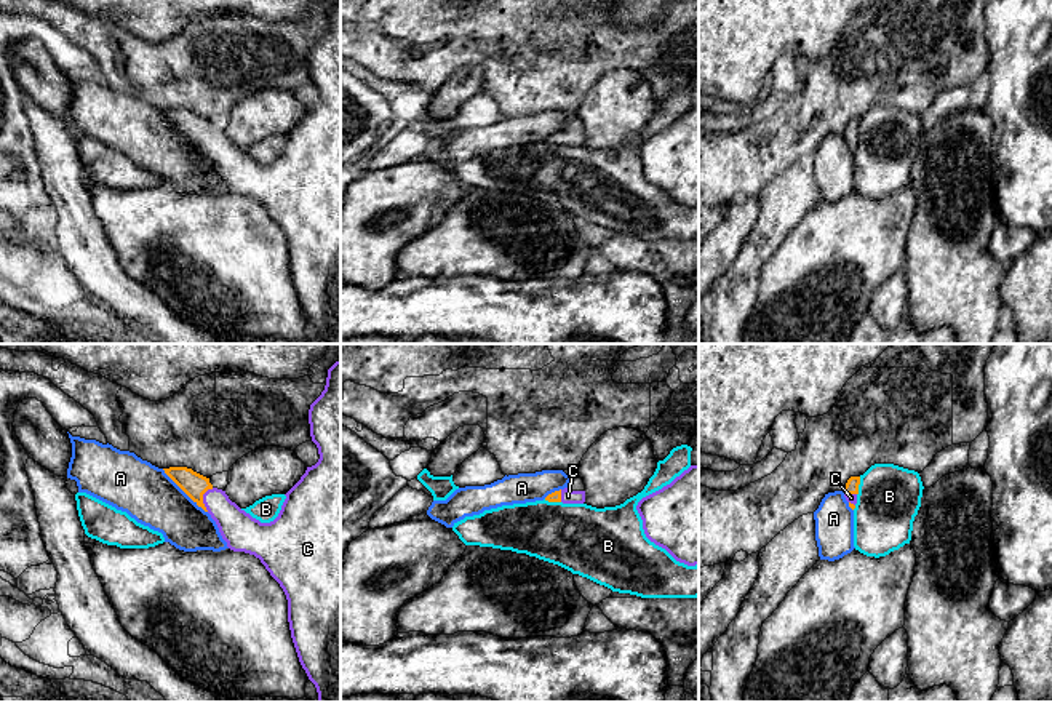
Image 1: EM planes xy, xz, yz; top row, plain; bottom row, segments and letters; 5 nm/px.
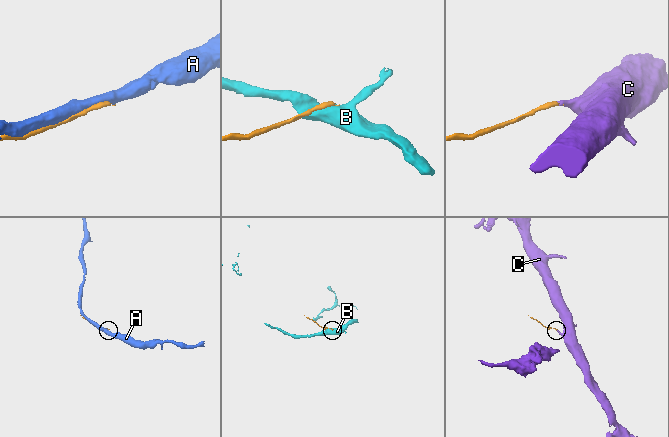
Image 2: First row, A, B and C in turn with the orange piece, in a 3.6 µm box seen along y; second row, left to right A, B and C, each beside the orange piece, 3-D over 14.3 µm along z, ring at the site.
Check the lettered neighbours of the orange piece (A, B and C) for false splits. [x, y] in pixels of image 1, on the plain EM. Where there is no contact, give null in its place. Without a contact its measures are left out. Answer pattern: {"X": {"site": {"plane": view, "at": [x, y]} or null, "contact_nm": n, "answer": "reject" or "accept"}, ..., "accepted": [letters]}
{"A": {"site": {"plane": "xy", "at": [184, 133]}, "contact_nm": 320, "answer": "reject"}, "B": {"site": {"plane": "yz", "at": [857, 128]}, "contact_nm": 100, "answer": "reject"}, "C": {"site": {"plane": "xy", "at": [202, 139]}, "contact_nm": 120, "answer": "accept"}, "accepted": ["C"]}

